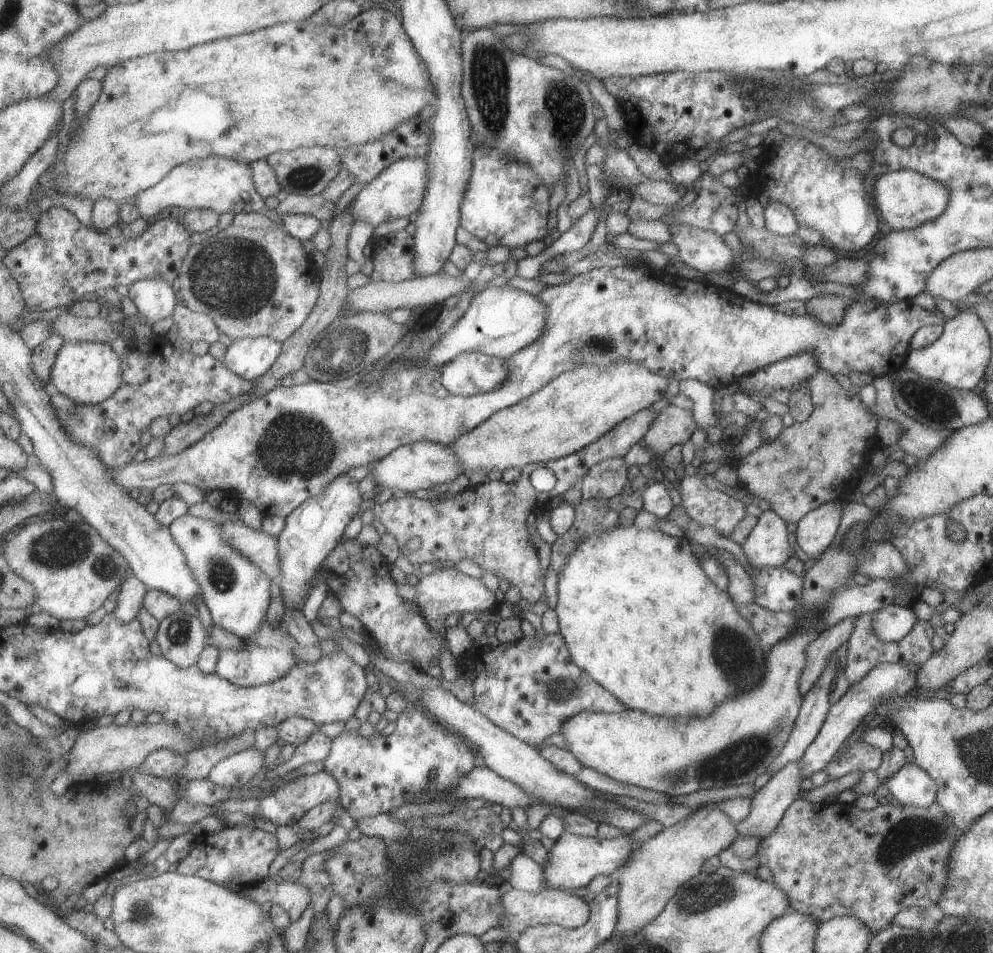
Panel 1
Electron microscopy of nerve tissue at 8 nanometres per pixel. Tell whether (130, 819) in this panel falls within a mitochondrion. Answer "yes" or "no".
no

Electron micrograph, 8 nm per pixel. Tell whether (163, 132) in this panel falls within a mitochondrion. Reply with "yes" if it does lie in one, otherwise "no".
yes

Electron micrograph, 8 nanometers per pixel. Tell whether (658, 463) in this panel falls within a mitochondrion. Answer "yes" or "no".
no

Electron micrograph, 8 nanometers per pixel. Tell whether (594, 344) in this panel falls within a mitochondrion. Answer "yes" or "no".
yes

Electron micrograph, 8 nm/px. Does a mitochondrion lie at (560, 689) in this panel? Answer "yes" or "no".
yes

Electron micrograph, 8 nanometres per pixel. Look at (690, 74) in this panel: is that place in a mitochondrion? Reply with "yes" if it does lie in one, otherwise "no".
no

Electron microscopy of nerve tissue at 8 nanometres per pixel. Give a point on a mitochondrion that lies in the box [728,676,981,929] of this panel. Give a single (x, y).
(907, 835)

